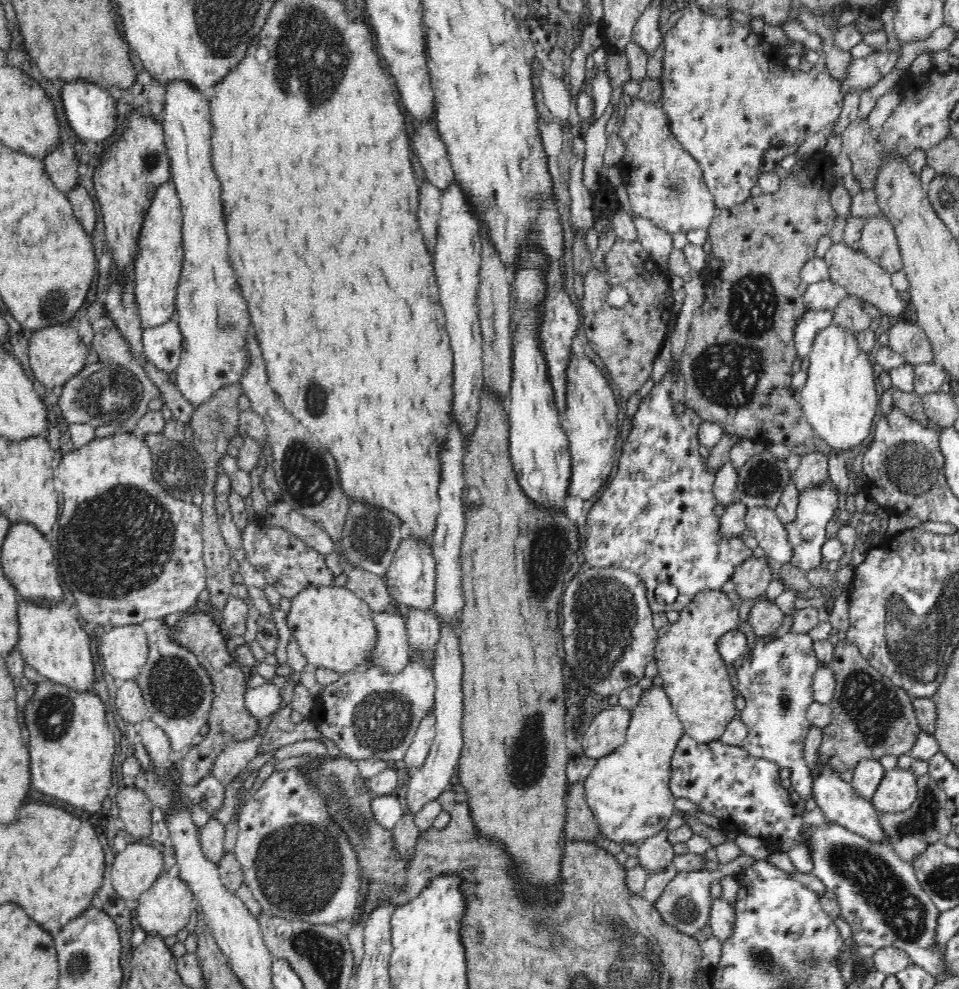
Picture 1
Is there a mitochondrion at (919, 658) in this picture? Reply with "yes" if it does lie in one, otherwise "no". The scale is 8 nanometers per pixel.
yes

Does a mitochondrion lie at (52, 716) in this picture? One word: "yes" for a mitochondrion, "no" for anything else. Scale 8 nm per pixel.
yes

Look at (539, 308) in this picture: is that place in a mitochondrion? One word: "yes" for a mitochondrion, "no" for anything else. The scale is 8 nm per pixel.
no

